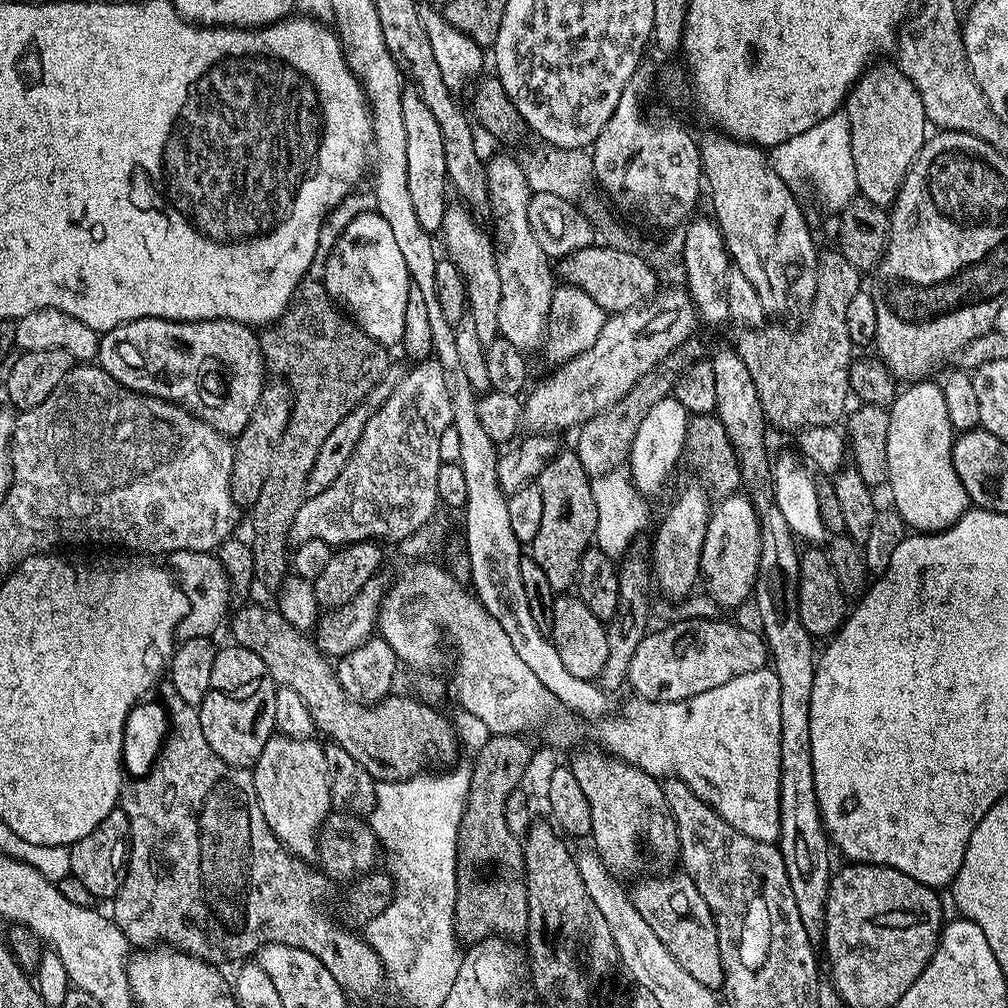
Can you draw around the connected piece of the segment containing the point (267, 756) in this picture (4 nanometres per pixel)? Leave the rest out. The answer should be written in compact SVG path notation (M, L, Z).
M274 734L262 746L258 762L250 769L266 826L270 826L286 851L305 862L317 859L320 828L333 811L324 744L318 741L289 740L287 736Z

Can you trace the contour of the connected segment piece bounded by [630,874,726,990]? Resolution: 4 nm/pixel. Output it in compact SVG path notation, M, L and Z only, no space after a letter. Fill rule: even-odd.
M687 874L652 875L637 879L637 884L630 888L630 895L638 914L646 918L650 930L658 932L658 942L662 942L662 946L666 946L666 950L674 954L674 962L678 962L678 966L682 966L686 974L691 974L697 982L702 982L702 986L713 990L723 989L726 977L718 950L716 917L713 916L710 906L706 906L706 898L698 894L698 886Z

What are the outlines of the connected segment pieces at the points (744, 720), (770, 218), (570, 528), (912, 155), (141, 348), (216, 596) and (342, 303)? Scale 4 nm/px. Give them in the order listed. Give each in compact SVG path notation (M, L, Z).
M765 666L755 670L750 674L741 674L736 678L725 682L722 686L717 686L705 693L695 694L684 701L649 701L639 698L632 698L632 701L624 708L624 716L609 715L595 725L596 736L599 747L603 751L616 756L619 760L625 760L628 764L633 764L635 768L642 769L646 774L657 778L675 778L686 782L690 790L702 802L706 802L717 814L734 830L746 834L746 838L754 838L758 842L776 844L780 839L780 735L782 734L782 713L778 707L778 678L771 667Z
M712 130L703 137L699 137L700 145L700 166L702 169L702 180L706 185L706 192L712 195L712 212L716 225L720 227L720 233L724 235L724 248L728 251L731 263L738 270L742 270L742 274L746 274L750 286L754 286L754 290L758 290L758 302L762 302L765 313L772 318L784 318L780 316L797 316L803 317L807 313L812 299L816 293L818 286L818 278L816 277L816 266L818 263L818 251L816 252L816 244L812 241L812 232L808 229L808 220L804 217L804 212L800 209L800 204L796 201L796 196L790 185L781 178L778 173L772 169L769 163L769 153L765 149L757 148L754 144L748 144L744 140L736 140L732 136L725 136L719 131Z
M561 450L544 465L538 477L542 490L542 526L534 534L530 555L546 573L553 593L564 594L575 585L580 556L593 543L595 504L592 480L586 474L574 450Z
M876 62L852 85L842 112L849 122L859 195L887 209L896 200L904 175L916 161L930 128L922 98L918 98L914 82L895 63Z
M131 320L101 335L98 363L110 378L122 382L122 386L181 404L187 412L193 412L199 420L214 426L214 430L229 438L239 436L246 426L250 410L254 410L254 402L258 402L266 383L259 335L249 325L233 320Z
M178 550L167 557L166 564L174 573L181 590L188 596L188 613L176 628L177 641L215 637L214 634L219 630L220 623L223 620L225 623L229 615L228 599L234 596L232 583L228 580L226 570L222 570L220 559L212 552Z
M377 211L360 213L344 230L329 254L326 262L325 276L322 281L328 295L367 336L374 338L374 342L385 346L399 345L404 339L406 330L406 298L410 281L406 262L402 258L398 245L394 243L394 233Z

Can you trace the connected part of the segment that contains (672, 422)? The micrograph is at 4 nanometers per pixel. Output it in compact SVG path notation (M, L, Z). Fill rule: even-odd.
M675 395L662 398L662 402L658 402L658 406L654 406L646 418L642 418L642 426L638 426L638 434L634 434L632 449L626 461L633 485L642 497L654 495L671 474L672 467L682 460L689 419L686 406L682 406Z

